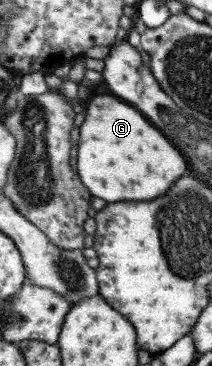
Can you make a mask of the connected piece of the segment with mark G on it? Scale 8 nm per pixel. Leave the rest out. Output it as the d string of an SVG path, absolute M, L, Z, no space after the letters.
M97 96L87 102L85 122L81 126L79 138L79 156L77 156L77 172L81 182L89 188L89 192L97 198L107 202L121 202L121 200L153 200L171 188L171 184L183 176L187 170L187 162L183 154L157 130L153 128L145 116L123 104L113 96Z

